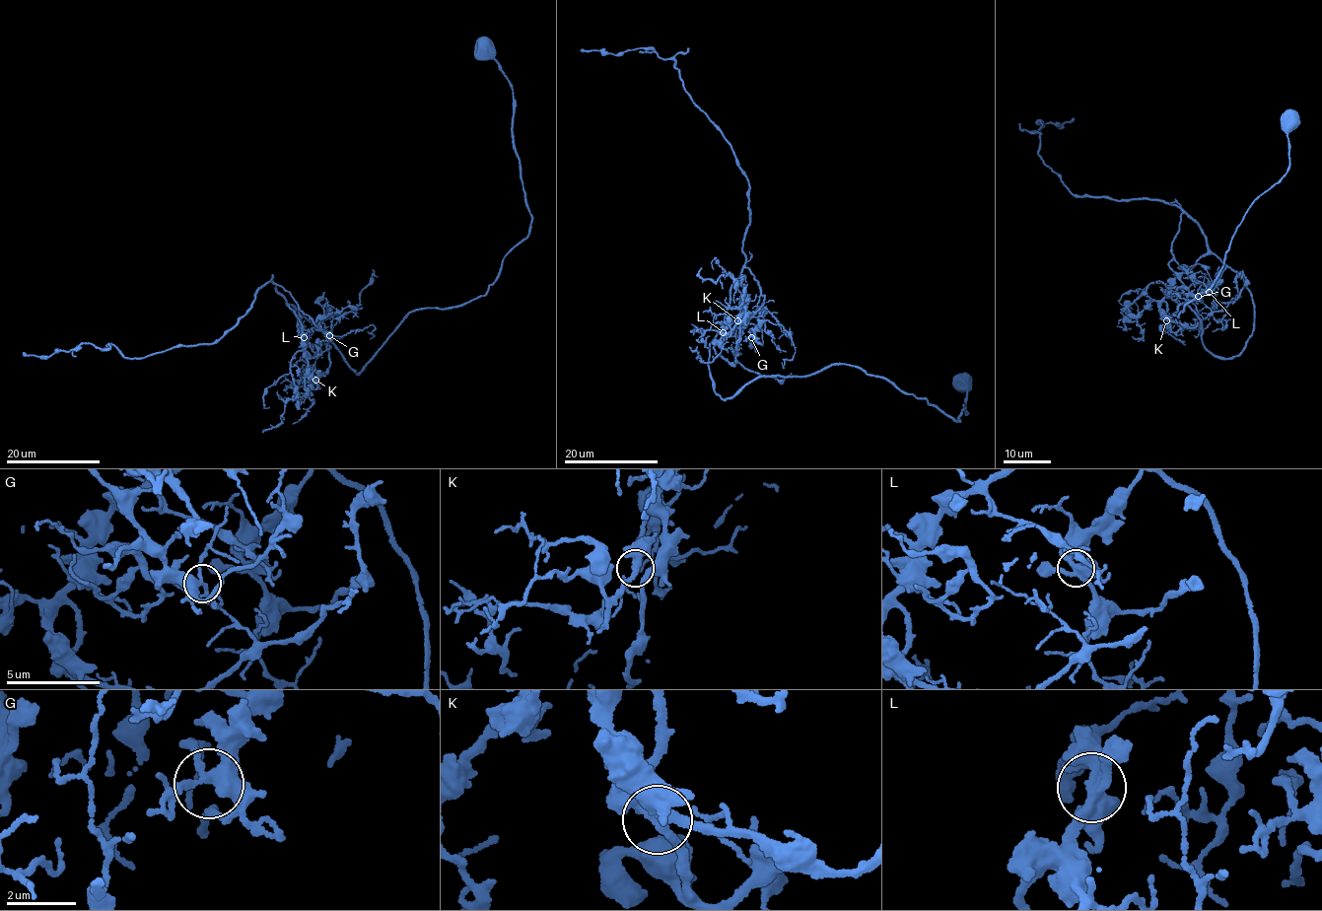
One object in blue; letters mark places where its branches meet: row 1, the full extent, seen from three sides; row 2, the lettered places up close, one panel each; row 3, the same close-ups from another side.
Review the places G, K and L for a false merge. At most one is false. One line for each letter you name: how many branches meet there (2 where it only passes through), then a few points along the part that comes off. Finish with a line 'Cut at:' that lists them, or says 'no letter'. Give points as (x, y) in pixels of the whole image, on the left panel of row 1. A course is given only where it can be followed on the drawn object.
Cut at: no letter

